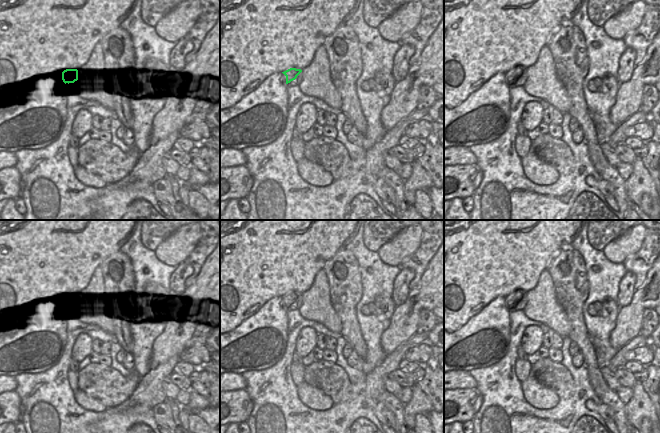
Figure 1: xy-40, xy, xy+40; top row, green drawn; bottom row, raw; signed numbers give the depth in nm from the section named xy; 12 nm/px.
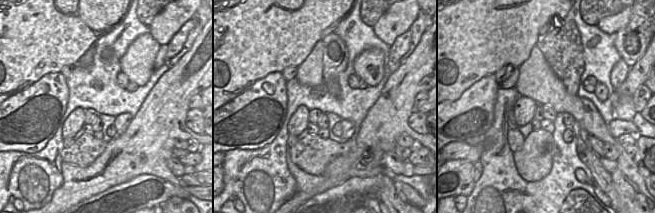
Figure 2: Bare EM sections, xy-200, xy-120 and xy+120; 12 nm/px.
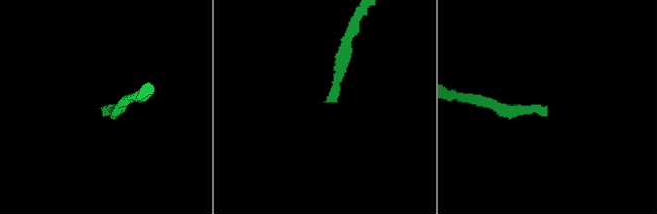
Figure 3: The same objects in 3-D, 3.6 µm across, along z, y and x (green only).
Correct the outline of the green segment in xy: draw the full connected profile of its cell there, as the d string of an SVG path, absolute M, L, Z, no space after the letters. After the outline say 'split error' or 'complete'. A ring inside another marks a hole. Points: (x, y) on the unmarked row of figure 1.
M290 292L282 297L283 297L283 306L288 311L300 309L302 305L302 294L301 293Z; split error

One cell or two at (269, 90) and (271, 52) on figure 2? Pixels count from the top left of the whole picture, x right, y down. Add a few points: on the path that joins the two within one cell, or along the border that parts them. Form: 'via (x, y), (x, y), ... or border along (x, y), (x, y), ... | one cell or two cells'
border along (280, 71), (268, 73), (251, 86) | two cells

